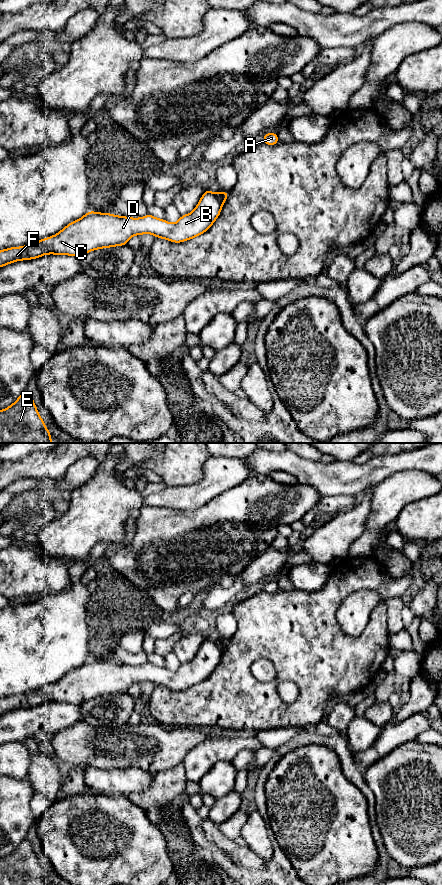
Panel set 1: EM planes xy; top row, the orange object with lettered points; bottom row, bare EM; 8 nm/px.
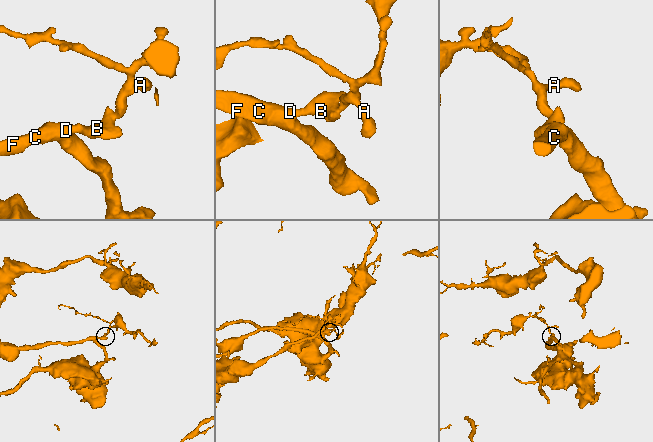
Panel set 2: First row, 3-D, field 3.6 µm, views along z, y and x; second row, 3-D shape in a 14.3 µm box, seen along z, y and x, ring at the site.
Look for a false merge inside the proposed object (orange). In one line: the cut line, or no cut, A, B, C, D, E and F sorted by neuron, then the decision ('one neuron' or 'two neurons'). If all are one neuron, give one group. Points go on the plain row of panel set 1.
xy (220, 641), (223, 650) | A / B C D E F | two neurons

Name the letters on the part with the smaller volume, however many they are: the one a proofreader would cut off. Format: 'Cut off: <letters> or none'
Cut off: A

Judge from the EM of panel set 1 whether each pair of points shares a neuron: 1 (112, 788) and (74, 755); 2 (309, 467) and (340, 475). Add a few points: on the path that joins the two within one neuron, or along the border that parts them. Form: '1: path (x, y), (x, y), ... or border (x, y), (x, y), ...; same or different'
1: border (112, 767), (84, 768); different
2: path (317, 474), (332, 475); same

